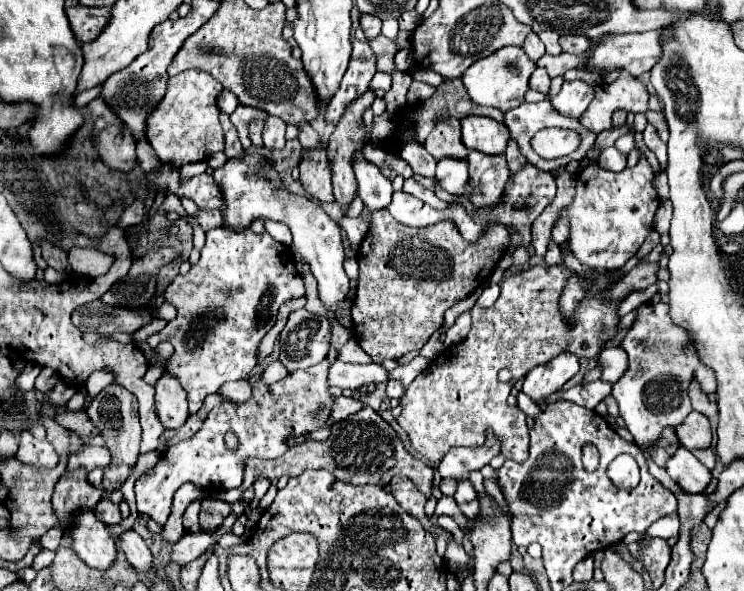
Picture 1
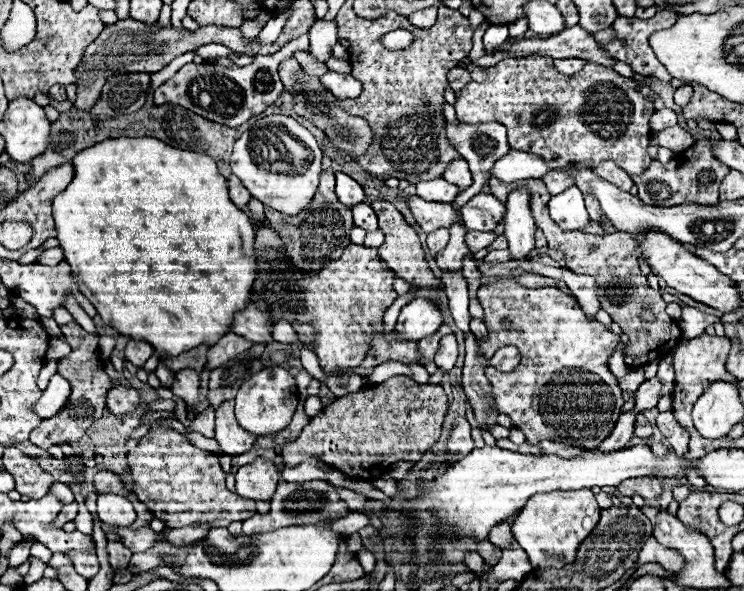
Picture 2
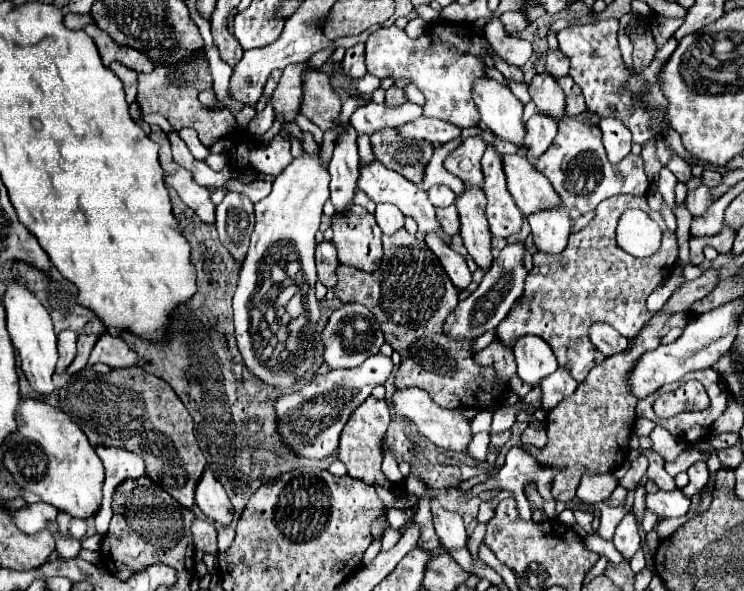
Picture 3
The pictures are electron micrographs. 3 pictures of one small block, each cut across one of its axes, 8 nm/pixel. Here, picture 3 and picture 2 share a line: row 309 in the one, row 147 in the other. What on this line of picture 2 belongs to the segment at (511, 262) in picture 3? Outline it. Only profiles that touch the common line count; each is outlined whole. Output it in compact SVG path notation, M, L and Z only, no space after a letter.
M460 122L460 126L446 124L446 128L448 128L448 140L456 146L462 158L468 160L474 180L478 180L478 184L482 182L484 186L486 170L490 170L490 166L498 158L510 152L506 128L498 122L488 122L488 124Z

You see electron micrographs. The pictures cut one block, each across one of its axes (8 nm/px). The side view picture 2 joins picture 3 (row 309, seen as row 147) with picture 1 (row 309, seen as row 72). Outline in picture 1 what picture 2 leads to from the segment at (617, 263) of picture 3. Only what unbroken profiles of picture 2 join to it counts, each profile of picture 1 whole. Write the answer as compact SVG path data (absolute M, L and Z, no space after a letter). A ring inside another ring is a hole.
M564 264L530 266L528 270L506 276L494 306L474 306L470 310L472 328L468 336L460 344L438 354L400 398L402 414L398 416L398 424L408 432L410 444L418 454L438 462L454 446L482 446L486 442L486 430L492 430L502 440L502 454L506 458L516 462L528 458L530 436L526 414L514 410L506 402L512 384L524 378L534 366L550 362L562 352L598 360L602 344L614 340L620 324L618 306L624 298L612 300L606 296L614 284L608 282L612 272L596 272L590 276L576 274L582 278L586 296L574 320L562 318L558 298L570 274L576 272L568 270ZM504 368L512 372L512 382L498 380L498 372Z

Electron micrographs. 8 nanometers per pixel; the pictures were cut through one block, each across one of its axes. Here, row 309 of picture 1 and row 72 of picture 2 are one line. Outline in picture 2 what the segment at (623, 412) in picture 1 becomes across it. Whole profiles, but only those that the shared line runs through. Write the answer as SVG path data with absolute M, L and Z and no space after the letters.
M662 10L662 12L658 12L654 18L648 18L648 20L638 20L638 18L618 18L618 20L612 24L612 28L616 30L616 38L614 38L614 42L616 42L618 46L614 46L614 42L610 42L608 46L602 46L602 48L604 48L608 54L614 54L614 58L618 58L620 62L626 62L628 66L632 66L632 70L638 72L638 74L642 74L642 76L650 76L650 78L660 78L662 82L670 82L672 76L670 76L668 70L658 62L654 50L652 50L650 44L648 44L648 38L650 38L654 32L658 32L658 30L664 30L664 28L674 26L676 20L678 20L678 14L668 12L668 10Z

